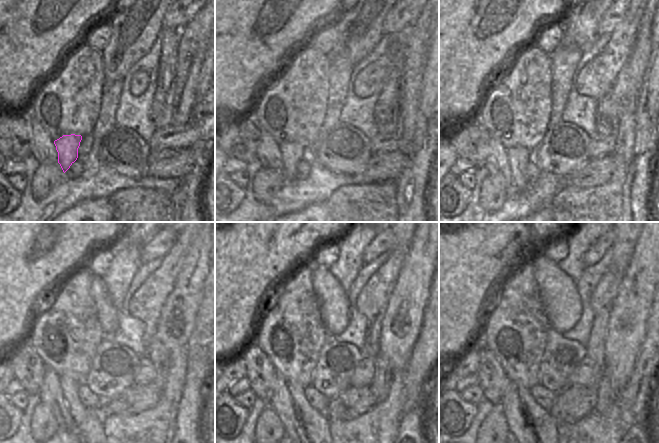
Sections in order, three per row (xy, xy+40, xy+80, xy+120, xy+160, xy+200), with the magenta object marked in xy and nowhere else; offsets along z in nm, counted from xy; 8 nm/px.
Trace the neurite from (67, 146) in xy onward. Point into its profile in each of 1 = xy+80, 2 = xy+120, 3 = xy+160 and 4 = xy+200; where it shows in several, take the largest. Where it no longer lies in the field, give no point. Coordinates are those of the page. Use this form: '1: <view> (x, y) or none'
1: xy+80 (518, 157)
2: xy+120 (95, 417)
3: xy+160 (308, 415)
4: xy+200 (533, 414)

